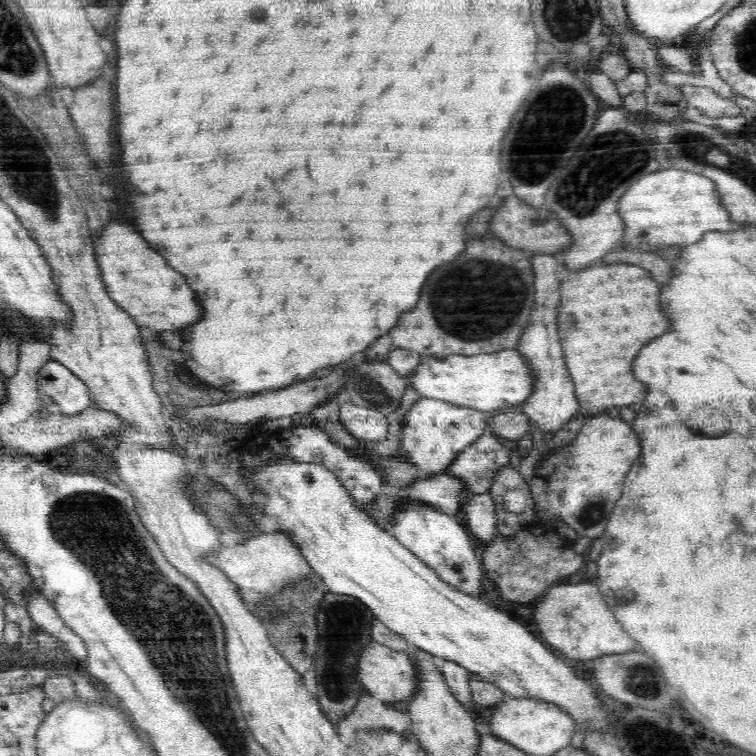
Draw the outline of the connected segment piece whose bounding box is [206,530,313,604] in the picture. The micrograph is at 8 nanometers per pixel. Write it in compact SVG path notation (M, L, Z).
M279 530L252 537L231 547L221 545L220 550L206 556L206 561L224 571L238 587L246 604L279 595L283 587L306 580L313 572L289 534Z

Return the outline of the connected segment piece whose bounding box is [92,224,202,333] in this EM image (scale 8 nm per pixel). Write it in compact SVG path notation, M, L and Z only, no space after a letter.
M108 224L98 236L92 236L92 242L108 294L135 318L139 327L153 329L156 333L174 333L200 320L202 306L198 304L198 298L188 286L186 278L172 270L168 262L130 226Z

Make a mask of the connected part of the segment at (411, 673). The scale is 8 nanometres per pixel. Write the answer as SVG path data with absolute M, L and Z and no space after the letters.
M370 641L361 650L357 662L357 679L363 690L385 702L410 700L417 687L417 672L409 651L398 652L383 644Z

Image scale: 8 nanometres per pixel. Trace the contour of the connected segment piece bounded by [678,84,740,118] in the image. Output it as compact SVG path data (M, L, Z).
M687 84L678 86L678 89L686 99L687 106L700 110L704 116L710 118L740 116L740 108L733 100L722 98L709 87Z

